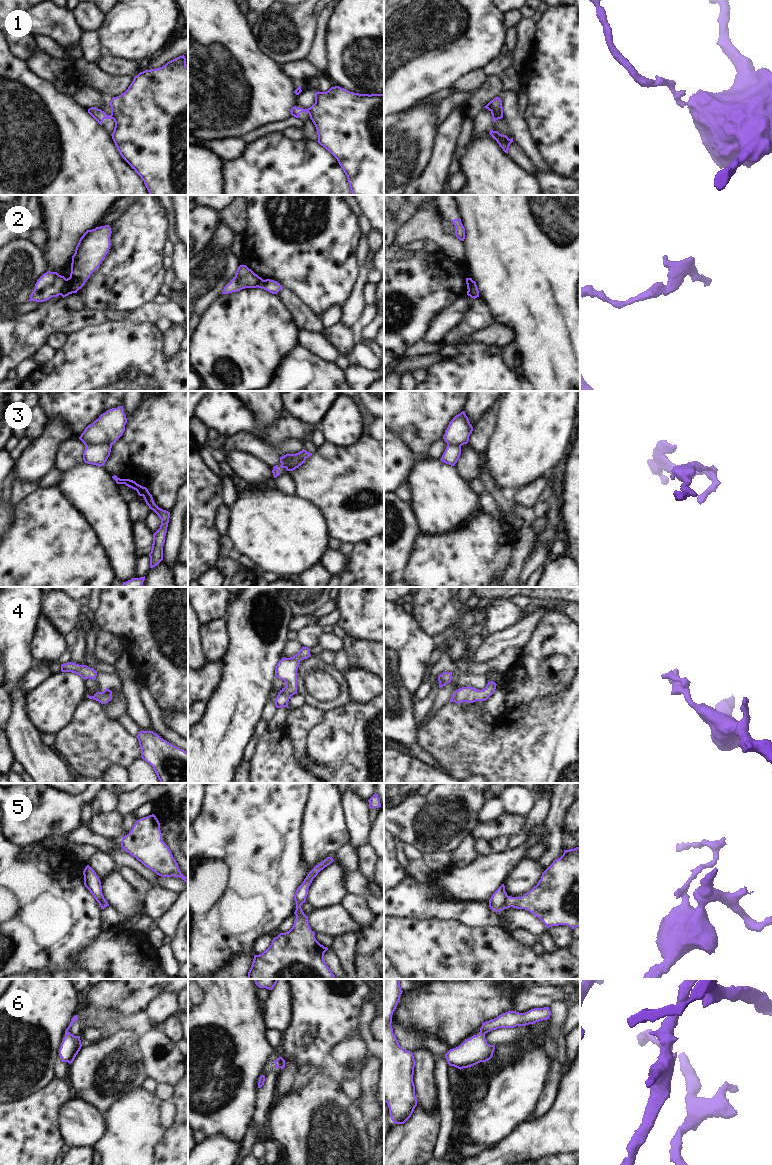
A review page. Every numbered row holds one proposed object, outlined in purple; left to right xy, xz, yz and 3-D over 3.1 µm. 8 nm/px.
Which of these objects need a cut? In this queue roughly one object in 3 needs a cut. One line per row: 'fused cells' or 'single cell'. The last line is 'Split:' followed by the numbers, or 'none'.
1: fused cells
2: fused cells
3: fused cells
4: single cell
5: fused cells
6: single cell
Split: 1, 2, 3, 5

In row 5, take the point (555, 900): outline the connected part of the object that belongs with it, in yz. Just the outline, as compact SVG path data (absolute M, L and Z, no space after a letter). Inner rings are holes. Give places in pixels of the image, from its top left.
M580 847L564 850L563 855L542 873L537 885L521 897L507 896L505 909L525 909L538 917L546 928L567 925L580 927Z

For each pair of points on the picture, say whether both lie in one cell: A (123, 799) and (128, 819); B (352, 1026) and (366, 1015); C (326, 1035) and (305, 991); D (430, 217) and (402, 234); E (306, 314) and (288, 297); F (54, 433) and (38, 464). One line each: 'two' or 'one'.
A: two
B: two
C: one
D: one
E: one
F: one

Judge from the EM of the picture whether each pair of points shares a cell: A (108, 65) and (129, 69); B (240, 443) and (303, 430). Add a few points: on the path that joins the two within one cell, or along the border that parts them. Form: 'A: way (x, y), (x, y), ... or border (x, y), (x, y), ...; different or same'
A: way (113, 66), (124, 67); same
B: border (236, 433), (248, 433), (271, 445), (282, 443); different

